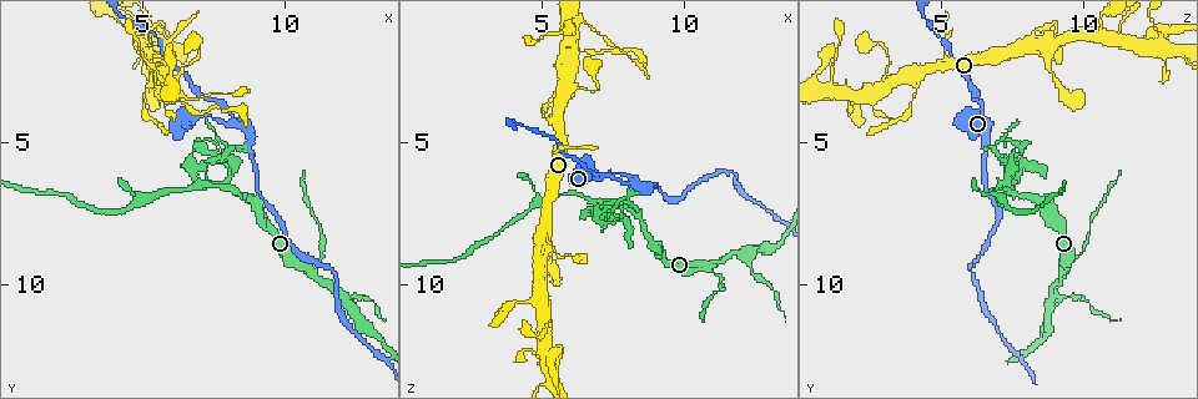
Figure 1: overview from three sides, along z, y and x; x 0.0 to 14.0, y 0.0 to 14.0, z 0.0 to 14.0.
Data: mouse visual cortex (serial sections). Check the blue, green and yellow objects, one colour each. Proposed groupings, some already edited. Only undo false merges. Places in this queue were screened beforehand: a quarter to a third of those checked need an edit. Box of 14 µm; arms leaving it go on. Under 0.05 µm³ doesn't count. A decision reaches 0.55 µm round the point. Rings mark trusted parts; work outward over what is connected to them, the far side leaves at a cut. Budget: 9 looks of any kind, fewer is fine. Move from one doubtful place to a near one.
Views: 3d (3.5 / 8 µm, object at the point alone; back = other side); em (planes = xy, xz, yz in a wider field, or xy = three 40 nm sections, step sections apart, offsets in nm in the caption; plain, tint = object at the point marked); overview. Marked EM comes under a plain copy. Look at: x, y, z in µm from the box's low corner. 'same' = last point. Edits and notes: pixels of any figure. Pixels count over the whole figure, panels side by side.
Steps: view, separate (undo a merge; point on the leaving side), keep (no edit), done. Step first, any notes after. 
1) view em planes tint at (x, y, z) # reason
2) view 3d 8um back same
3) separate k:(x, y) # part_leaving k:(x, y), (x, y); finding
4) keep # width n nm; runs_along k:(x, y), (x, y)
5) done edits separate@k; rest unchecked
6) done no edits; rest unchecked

view 3d 3.5um at (5.1, 3.5, 4.0) # thick turns thin

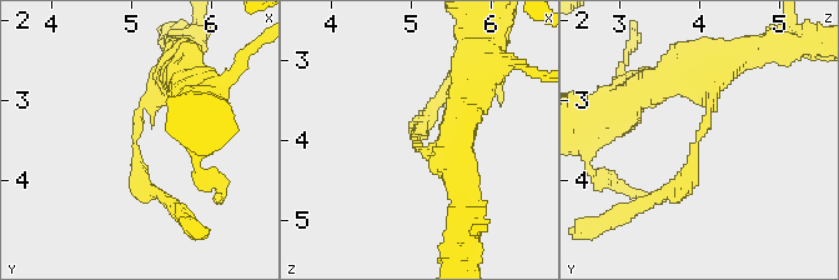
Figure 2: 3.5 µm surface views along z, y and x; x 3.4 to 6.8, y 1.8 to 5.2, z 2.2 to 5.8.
view em xy step 1 tint at (5.05, 3.55, 3.95) # now the EM

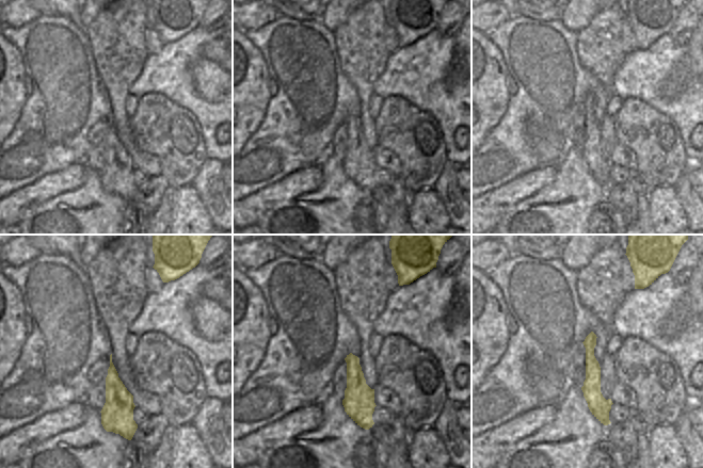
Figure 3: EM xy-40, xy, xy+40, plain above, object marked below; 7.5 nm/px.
keep # runs_along 2:(717, 76), (691, 176), (656, 199); continuous, no second cell

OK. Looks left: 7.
view 3d 3.5um at (5.9, 3.4, 1.9) # three arms meet

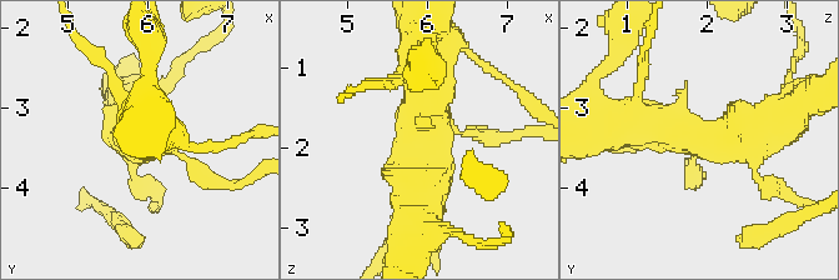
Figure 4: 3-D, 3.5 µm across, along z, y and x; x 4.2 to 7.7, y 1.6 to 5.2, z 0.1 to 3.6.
view em xy step 5 tint at (5.95, 3.35, 1.90) # arms 3; arm_widths 200, 500, 600 nm

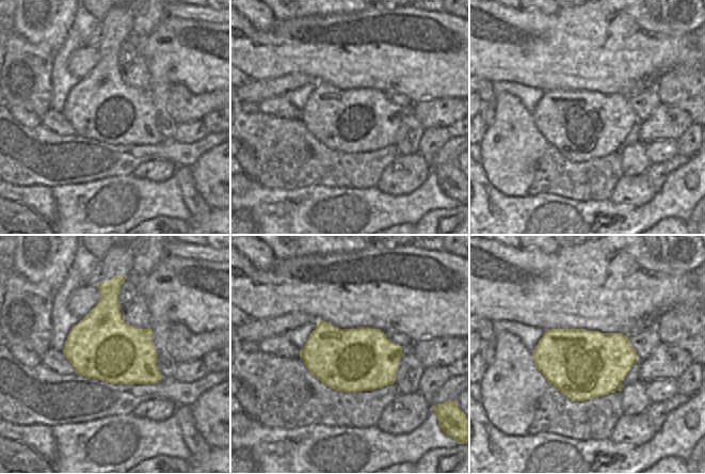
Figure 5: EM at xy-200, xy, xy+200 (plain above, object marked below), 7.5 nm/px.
keep # runs_along 4:(417, 216), (425, 66), (433, 56); all the same cell

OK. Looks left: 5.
view em planes tint at (7.3, 6.4, 7.1) # four arms meet

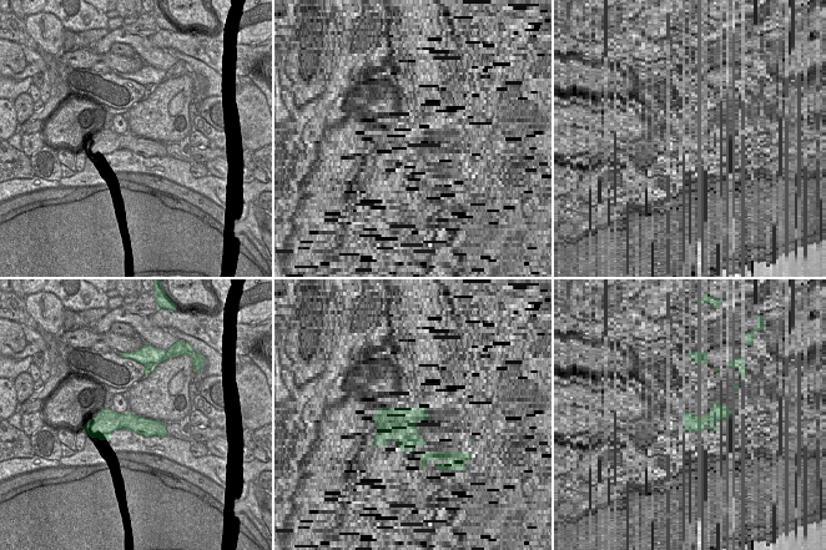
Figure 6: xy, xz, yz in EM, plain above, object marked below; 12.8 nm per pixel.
view 3d 3.5um same

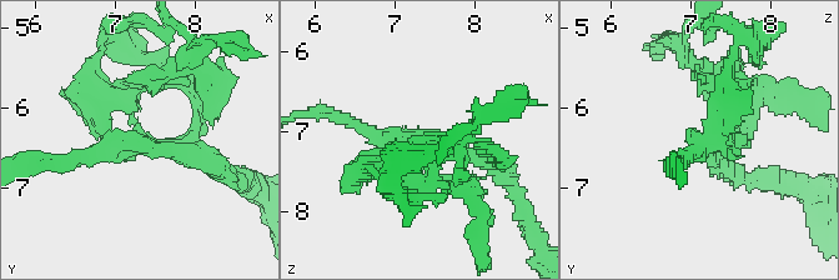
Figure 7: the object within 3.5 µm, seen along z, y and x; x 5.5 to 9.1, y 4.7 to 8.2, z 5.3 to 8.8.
keep # runs_along 6:(94, 422), (132, 422), (162, 432); one cell here

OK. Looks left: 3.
view 3d 3.5um at (8.1, 4.4, 6.3) # sudden change in width

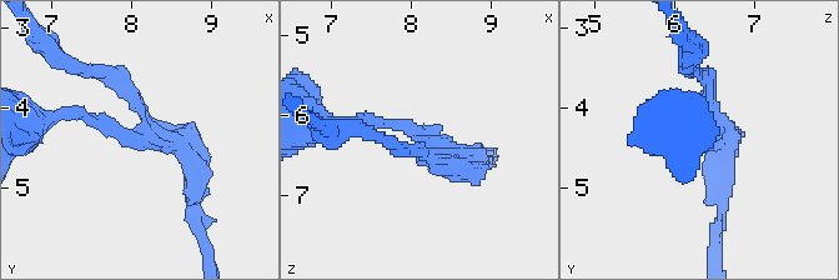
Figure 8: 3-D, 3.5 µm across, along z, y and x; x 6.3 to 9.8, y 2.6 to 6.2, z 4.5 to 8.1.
view em xy step 2 tint at (8.15, 4.30, 6.30) # arms 3; arm_widths 100, 200, 300 nm

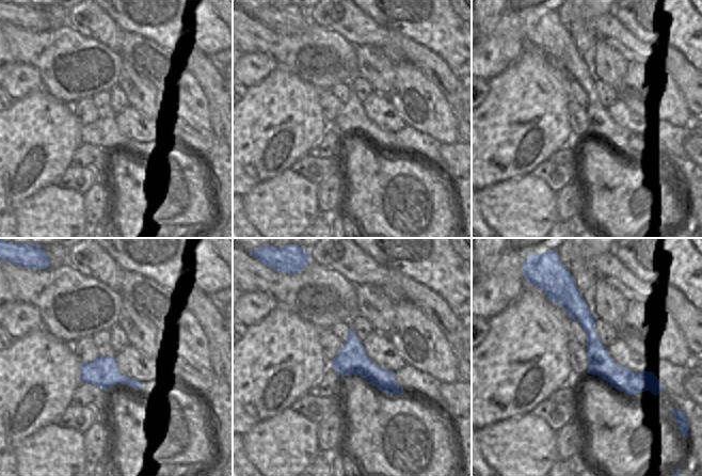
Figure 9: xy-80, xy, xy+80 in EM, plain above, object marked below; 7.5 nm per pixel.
keep # one cell here

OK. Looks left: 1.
done no edits; rest unchecked

